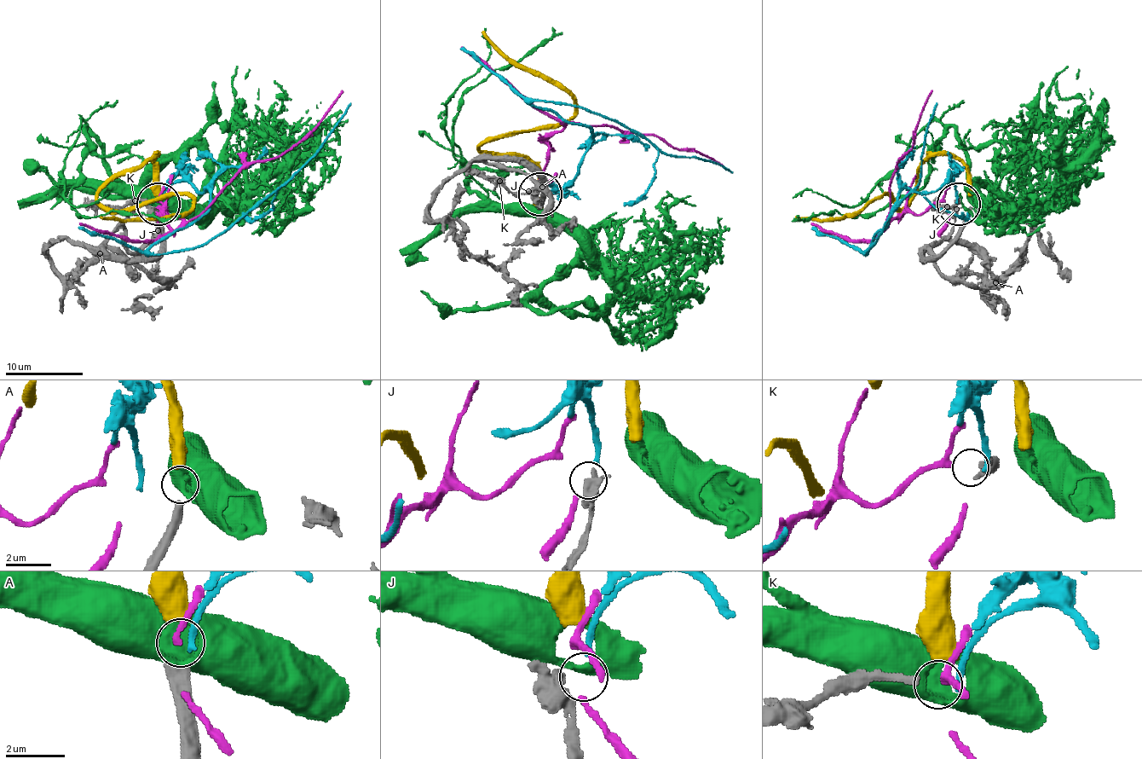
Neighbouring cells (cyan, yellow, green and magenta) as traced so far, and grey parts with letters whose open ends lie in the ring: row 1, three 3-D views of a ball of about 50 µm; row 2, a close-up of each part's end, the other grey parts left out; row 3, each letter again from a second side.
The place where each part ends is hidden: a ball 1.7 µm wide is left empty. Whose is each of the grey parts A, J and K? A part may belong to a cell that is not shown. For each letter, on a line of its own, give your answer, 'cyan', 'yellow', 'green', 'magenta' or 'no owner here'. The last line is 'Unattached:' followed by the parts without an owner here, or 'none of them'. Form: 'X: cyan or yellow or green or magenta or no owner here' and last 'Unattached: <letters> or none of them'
A: yellow
J: cyan
K: magenta
Unattached: none of them

